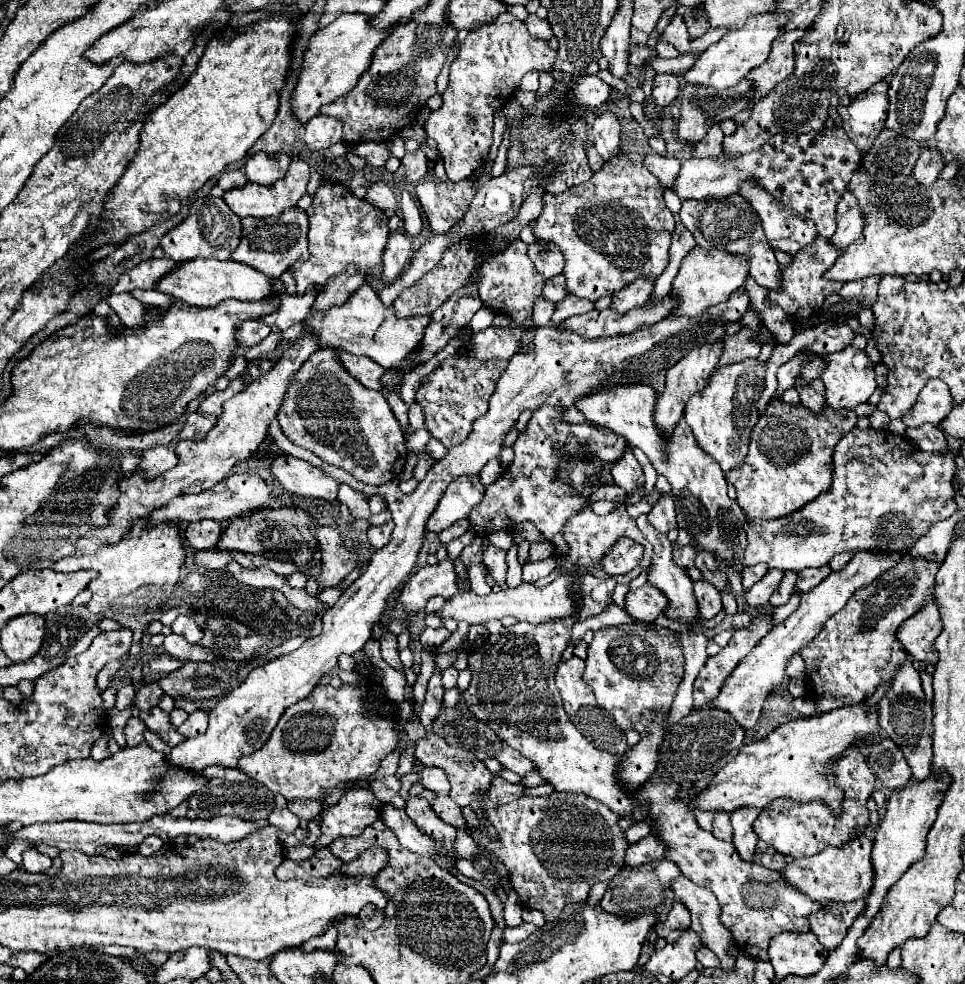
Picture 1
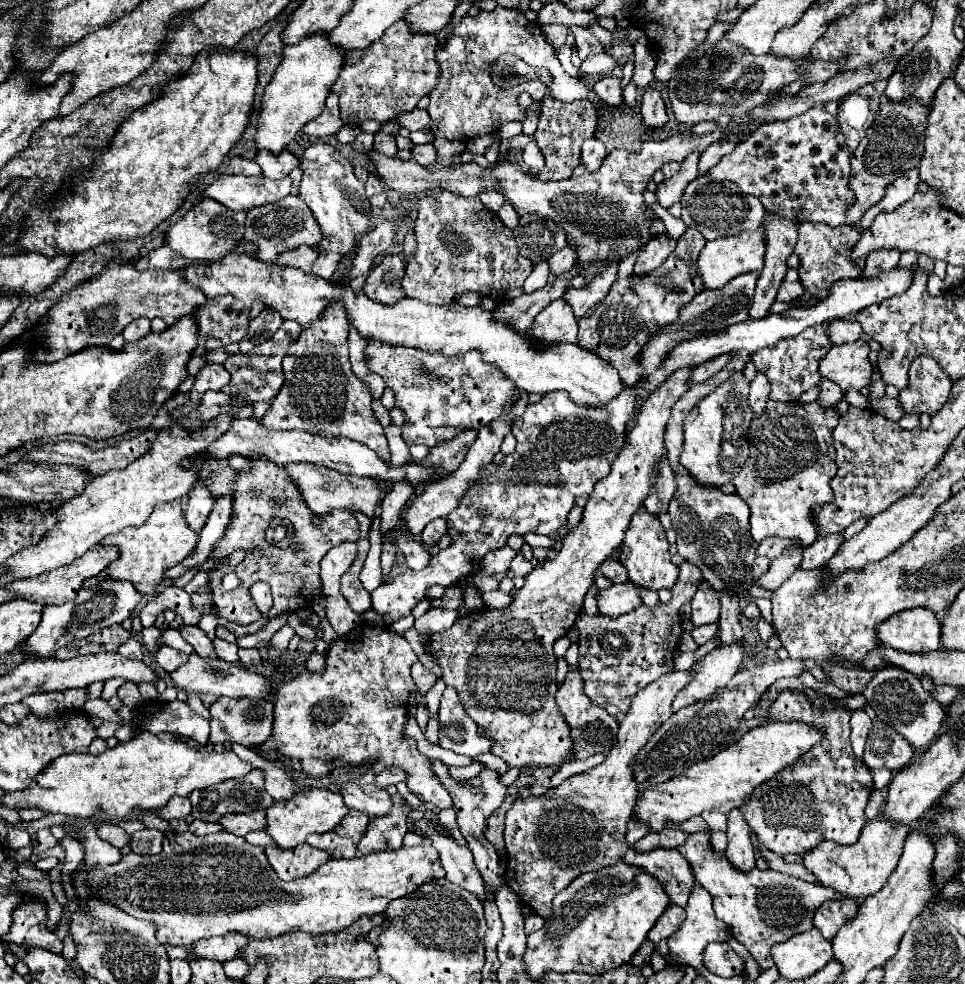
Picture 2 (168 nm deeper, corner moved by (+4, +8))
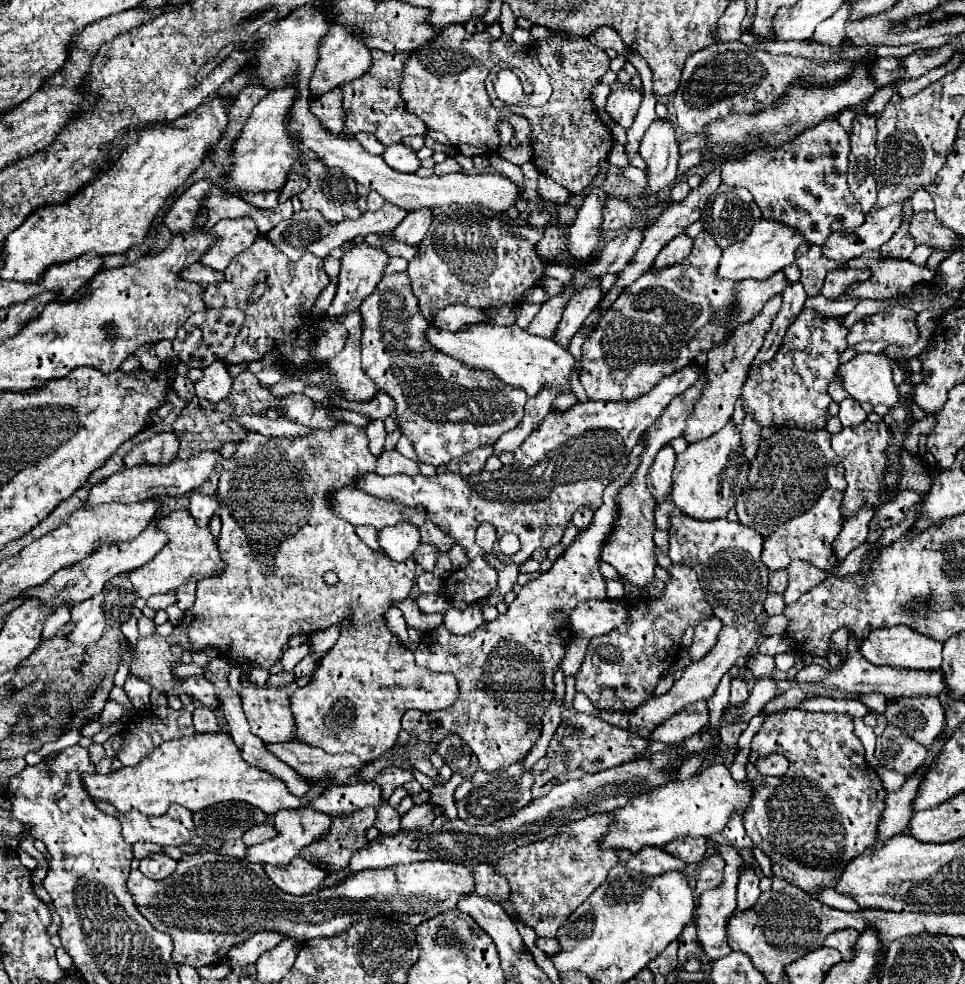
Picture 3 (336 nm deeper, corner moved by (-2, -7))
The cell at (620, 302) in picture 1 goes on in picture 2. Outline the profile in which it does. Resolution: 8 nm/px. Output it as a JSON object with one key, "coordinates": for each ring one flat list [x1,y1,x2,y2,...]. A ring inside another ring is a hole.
{"coordinates":[[661,234,661,236,655,236,645,248,643,252,639,252,637,256,637,262,635,262,635,268,633,268,633,276,639,278,639,276,645,276,645,274,651,274,655,268,659,268,663,264,663,260,675,250,675,240,669,238,667,234]]}

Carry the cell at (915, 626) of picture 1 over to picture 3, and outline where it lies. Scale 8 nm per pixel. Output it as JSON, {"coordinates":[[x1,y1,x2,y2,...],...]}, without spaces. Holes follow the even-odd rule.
{"coordinates":[[881,627,881,629,871,629,867,637,863,637,861,641,861,655,881,667,881,665,889,665,889,667,901,667,901,669,919,669,919,671,937,671,939,663,941,663,941,647,943,643,933,643,933,639,927,639,925,635,919,635,915,631,911,631,909,627]]}

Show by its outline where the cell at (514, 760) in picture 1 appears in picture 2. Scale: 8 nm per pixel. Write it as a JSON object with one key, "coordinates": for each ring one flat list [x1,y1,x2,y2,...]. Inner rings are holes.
{"coordinates":[[445,688,439,708,439,744,447,750,465,756,479,756,491,750,493,742,487,736,477,734,477,726,461,706,461,700,453,688]]}

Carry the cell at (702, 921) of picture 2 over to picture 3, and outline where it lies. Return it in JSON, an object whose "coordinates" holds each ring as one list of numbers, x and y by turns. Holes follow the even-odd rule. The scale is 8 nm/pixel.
{"coordinates":[[719,847,719,855,725,859,725,871,723,871,723,881,701,895,699,901,699,943,703,943,705,953,715,961,727,953,731,953,731,947,727,945,727,923,735,915,735,891,737,891,737,881,739,881,739,871,745,865,743,857,735,847]]}

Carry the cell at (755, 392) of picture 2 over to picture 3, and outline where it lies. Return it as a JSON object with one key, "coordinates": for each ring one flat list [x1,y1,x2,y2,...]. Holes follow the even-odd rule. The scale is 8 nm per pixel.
{"coordinates":[[745,417,741,427,741,443,743,443,743,455,747,463,755,459,755,453,759,447,759,433,761,433,761,427,751,417]]}

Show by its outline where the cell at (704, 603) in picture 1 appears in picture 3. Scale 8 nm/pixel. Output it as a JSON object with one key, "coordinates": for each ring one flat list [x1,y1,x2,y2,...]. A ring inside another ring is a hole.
{"coordinates":[[715,617,705,619,703,623,699,623,699,627,695,627,695,637,693,637,693,643,689,647,691,661,703,659,711,651,721,627,723,627,723,623,719,623,719,619,715,619]]}

